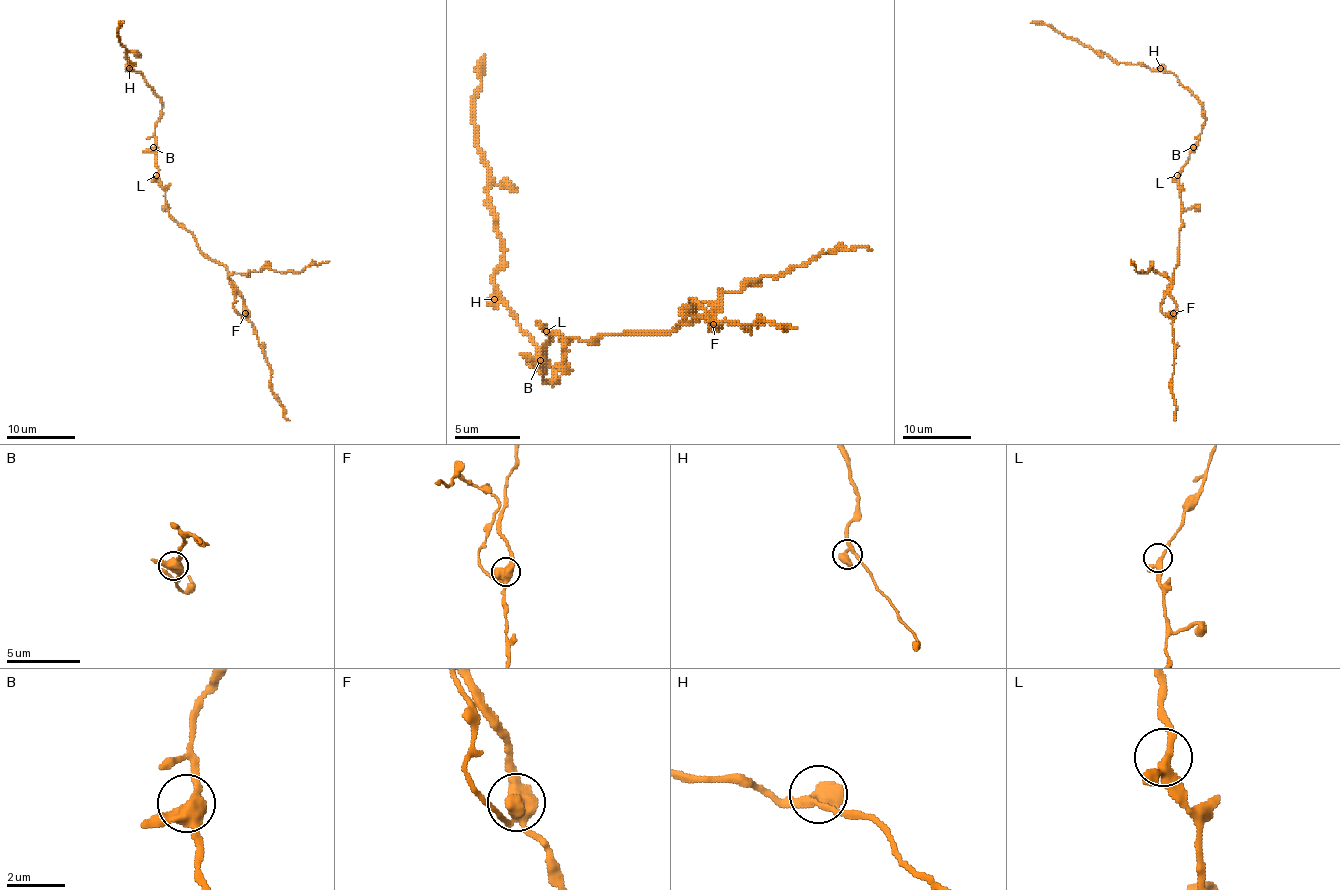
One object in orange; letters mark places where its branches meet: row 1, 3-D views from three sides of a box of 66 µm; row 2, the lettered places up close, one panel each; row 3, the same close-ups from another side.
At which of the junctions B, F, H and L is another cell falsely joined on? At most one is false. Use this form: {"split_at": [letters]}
{"split_at": ["F"]}

